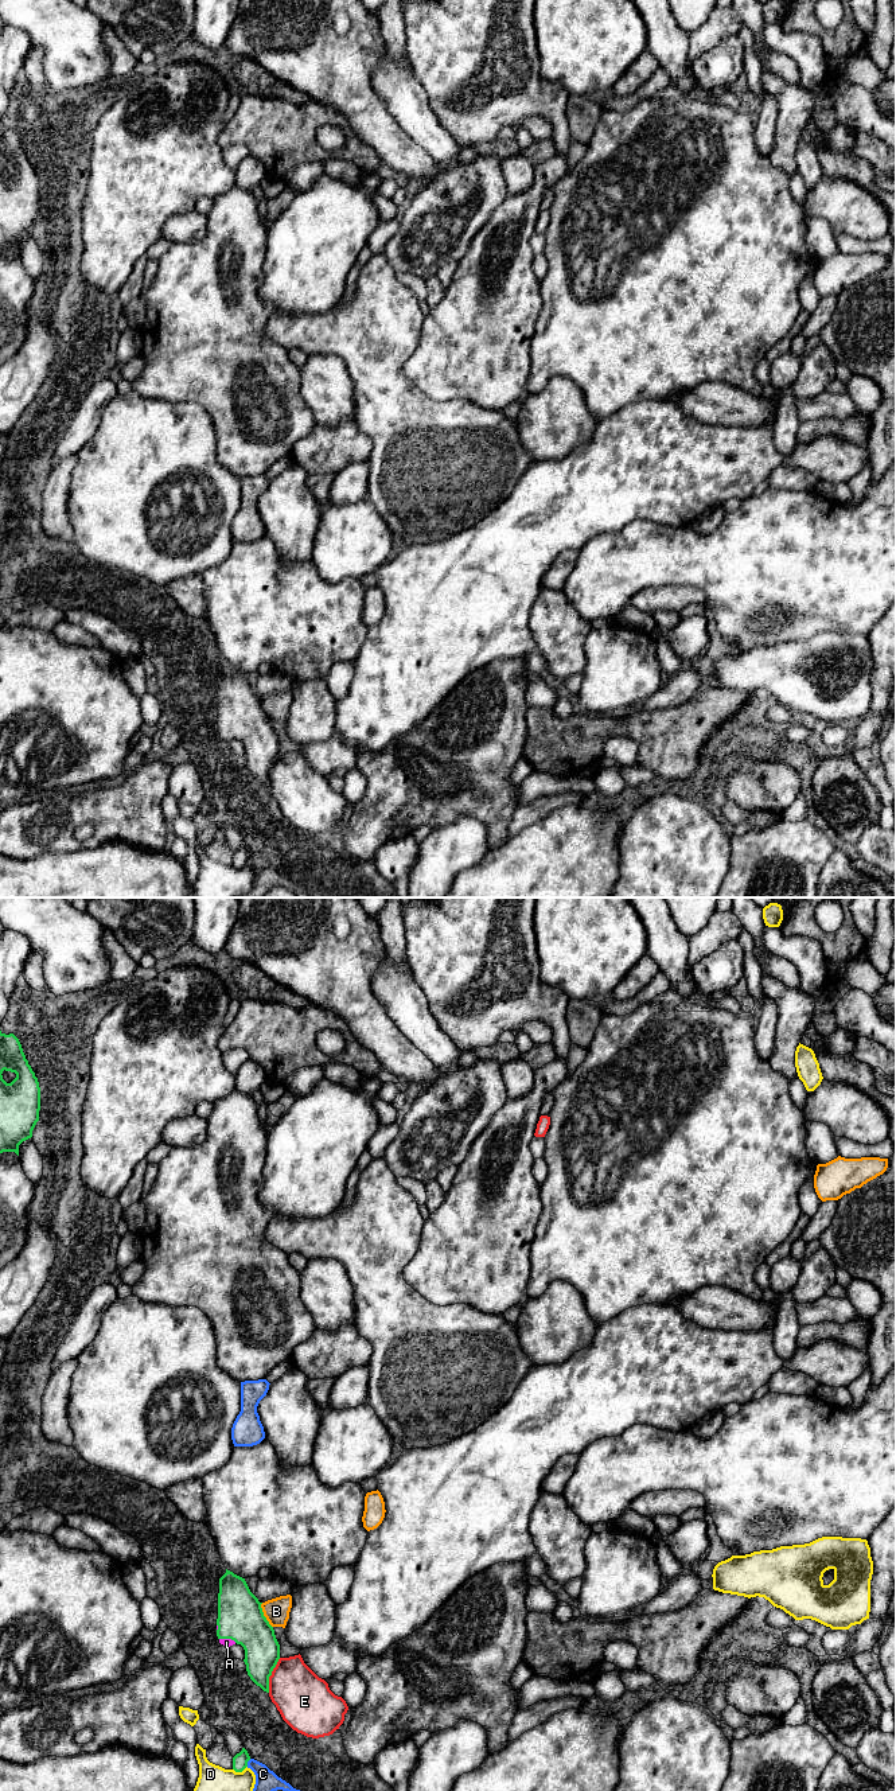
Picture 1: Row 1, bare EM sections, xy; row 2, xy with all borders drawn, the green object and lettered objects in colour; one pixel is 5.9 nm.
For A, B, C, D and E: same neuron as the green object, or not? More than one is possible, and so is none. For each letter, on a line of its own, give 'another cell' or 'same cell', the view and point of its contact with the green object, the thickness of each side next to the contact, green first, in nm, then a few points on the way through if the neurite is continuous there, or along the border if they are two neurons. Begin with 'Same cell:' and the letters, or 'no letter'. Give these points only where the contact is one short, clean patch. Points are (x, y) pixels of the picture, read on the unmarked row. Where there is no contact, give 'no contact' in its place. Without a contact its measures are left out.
Same cell: A
A: same cell | xy (228, 734) | 280/50 nm
B: another cell | xy (263, 711) | 280/150 nm
C: another cell | xy (246, 859) | 100/140 nm
D: another cell | xy (240, 867) | 100/300 nm
E: another cell | xy (271, 770) | 220/320 nm

